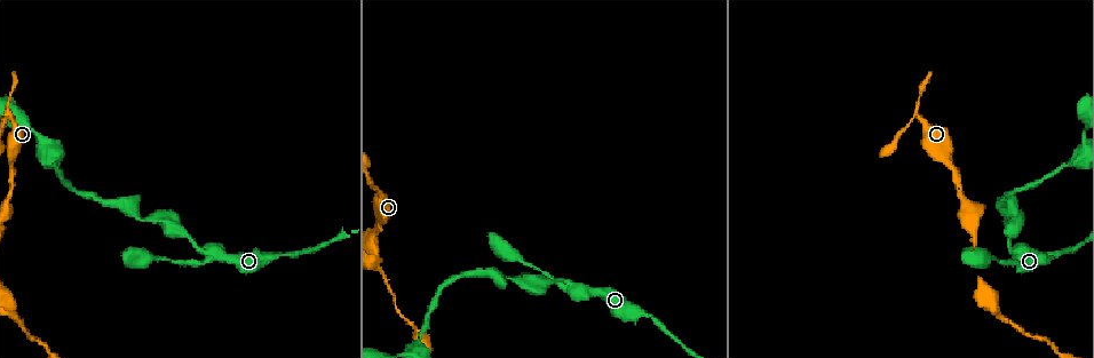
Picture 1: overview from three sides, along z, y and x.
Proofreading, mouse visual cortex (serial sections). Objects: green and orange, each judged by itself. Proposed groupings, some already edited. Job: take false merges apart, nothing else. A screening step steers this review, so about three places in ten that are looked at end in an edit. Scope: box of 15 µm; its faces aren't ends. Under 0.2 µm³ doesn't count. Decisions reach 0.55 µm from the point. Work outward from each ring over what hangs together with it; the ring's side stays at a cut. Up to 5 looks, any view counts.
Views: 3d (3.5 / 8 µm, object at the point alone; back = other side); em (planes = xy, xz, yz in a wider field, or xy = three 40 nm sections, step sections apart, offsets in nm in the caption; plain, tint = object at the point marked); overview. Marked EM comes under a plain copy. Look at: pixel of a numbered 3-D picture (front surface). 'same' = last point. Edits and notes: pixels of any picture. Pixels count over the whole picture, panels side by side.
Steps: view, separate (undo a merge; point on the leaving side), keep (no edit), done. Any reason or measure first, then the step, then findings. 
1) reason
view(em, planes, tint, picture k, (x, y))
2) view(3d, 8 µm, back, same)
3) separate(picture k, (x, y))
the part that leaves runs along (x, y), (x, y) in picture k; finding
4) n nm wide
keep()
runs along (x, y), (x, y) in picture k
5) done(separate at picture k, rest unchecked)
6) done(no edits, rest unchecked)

sudden change in width
view(3d, 8 µm, picture 1, (650, 316))

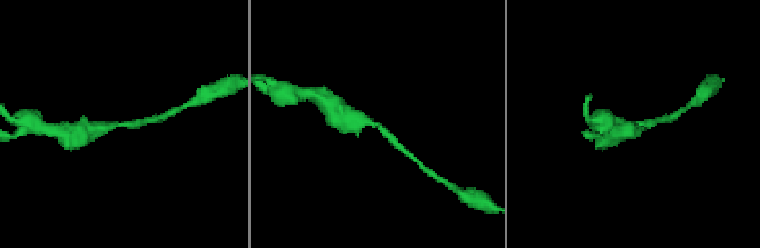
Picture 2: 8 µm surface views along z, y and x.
view(3d, 3.5 µm, picture 2, (373, 123))

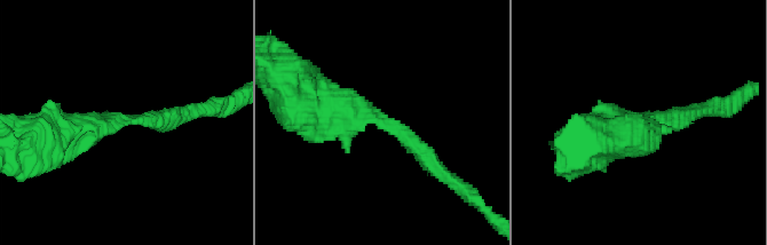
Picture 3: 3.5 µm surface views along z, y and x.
arms of 250, 500 nm
view(em, xy, step 2, tint, picture 3, (132, 119))

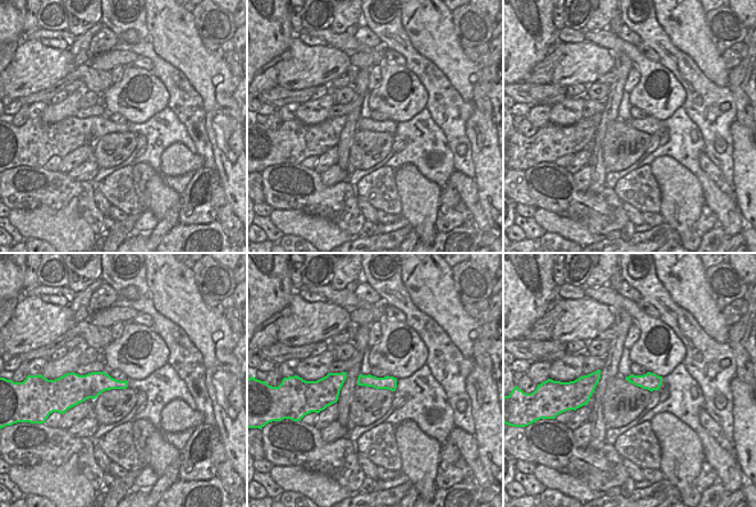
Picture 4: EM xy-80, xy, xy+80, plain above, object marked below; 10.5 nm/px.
keep()
runs along (317, 101), (394, 125), (443, 174) in picture 3; continuous, no second cell

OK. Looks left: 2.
two arms in line, one across
view(3d, 3.5 µm, picture 1, (207, 252))

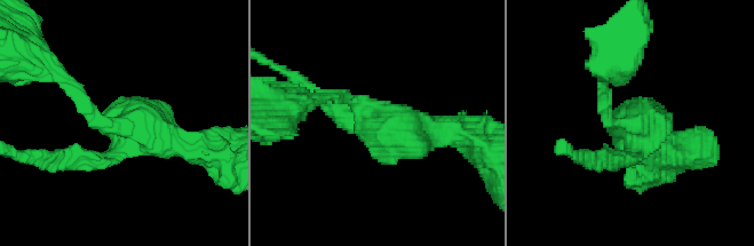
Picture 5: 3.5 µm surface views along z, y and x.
view(em, xy, step 3, tint, picture 5, (128, 127))

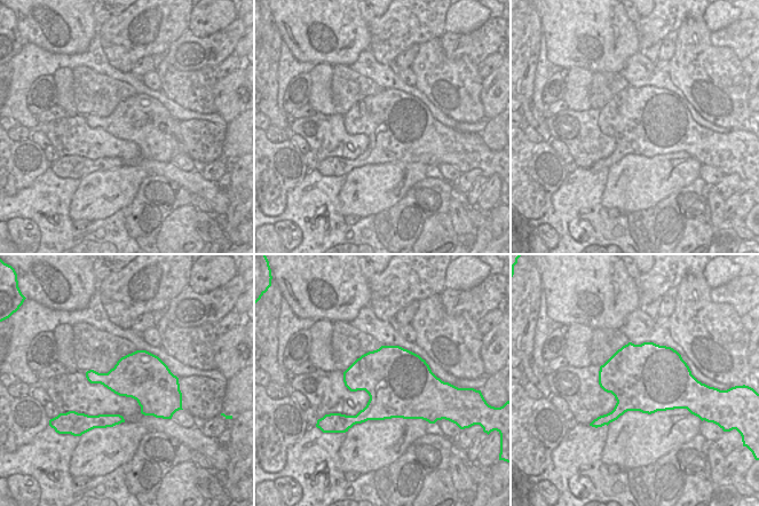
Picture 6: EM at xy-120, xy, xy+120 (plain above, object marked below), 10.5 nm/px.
keep()
runs along (213, 155), (84, 102) in picture 5; continuous, no second cell

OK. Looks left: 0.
done(no edits, rest unchecked)

